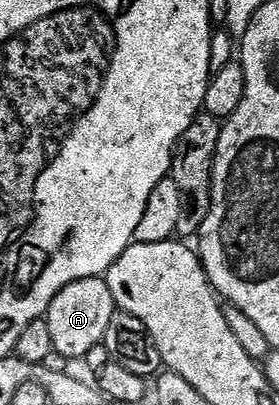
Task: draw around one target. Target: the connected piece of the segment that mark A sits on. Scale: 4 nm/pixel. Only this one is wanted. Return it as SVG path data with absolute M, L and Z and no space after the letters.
M83 278L79 282L71 282L71 286L63 286L59 294L45 311L44 319L51 330L53 350L63 354L70 362L84 361L85 355L95 346L105 343L107 326L111 323L115 305L111 298L111 290L104 278Z

